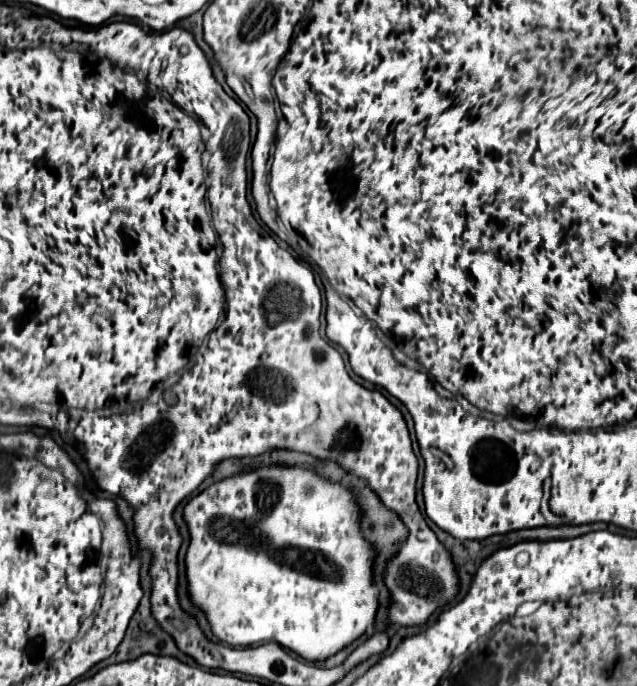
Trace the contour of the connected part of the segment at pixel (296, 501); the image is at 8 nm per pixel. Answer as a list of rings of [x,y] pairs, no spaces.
[[[269,466],[269,468],[257,468],[243,476],[233,476],[221,482],[211,484],[207,490],[203,490],[199,496],[191,498],[185,506],[185,520],[191,534],[191,544],[187,550],[187,580],[189,580],[189,592],[193,602],[207,614],[207,620],[213,628],[213,634],[231,644],[231,646],[251,646],[251,644],[263,644],[263,642],[277,642],[305,660],[317,662],[333,656],[353,640],[357,640],[367,626],[373,622],[377,612],[377,590],[371,584],[371,564],[375,550],[373,546],[361,536],[359,530],[359,508],[353,502],[353,494],[341,486],[333,484],[321,476],[315,476],[311,470],[303,468],[283,468],[283,466]]]

